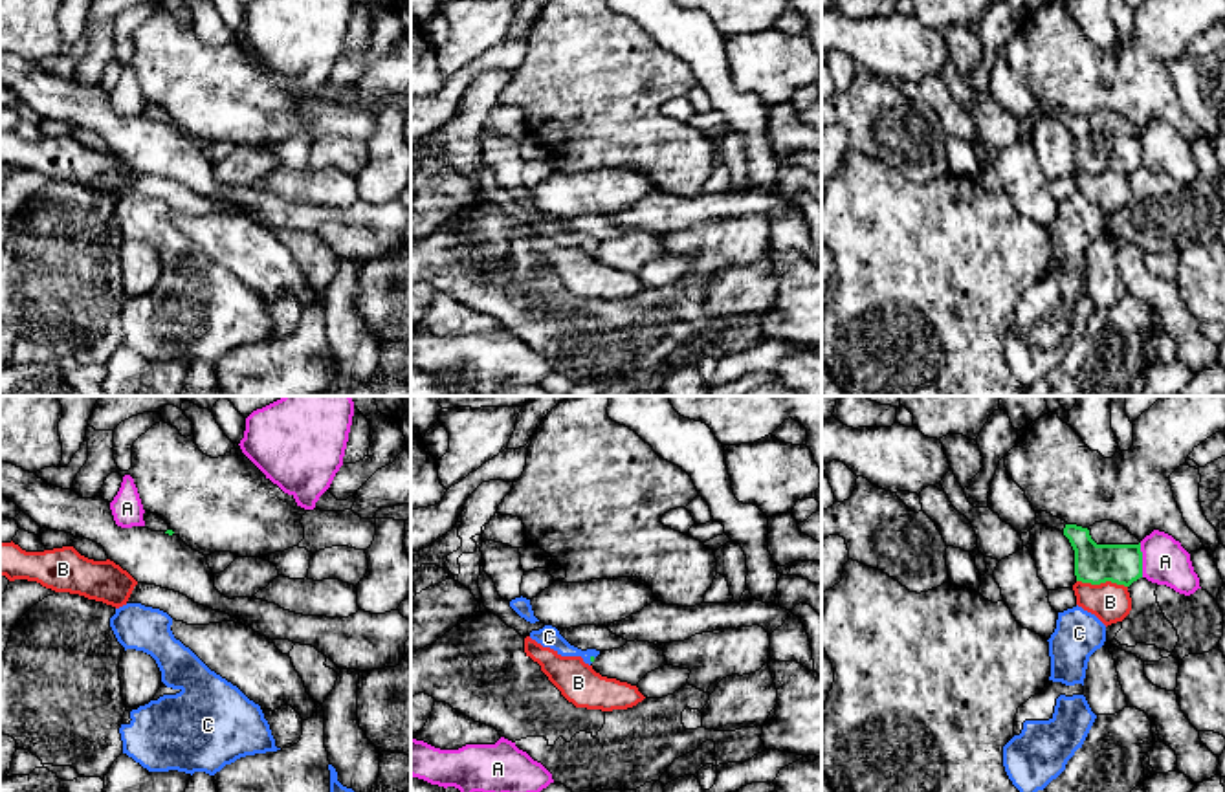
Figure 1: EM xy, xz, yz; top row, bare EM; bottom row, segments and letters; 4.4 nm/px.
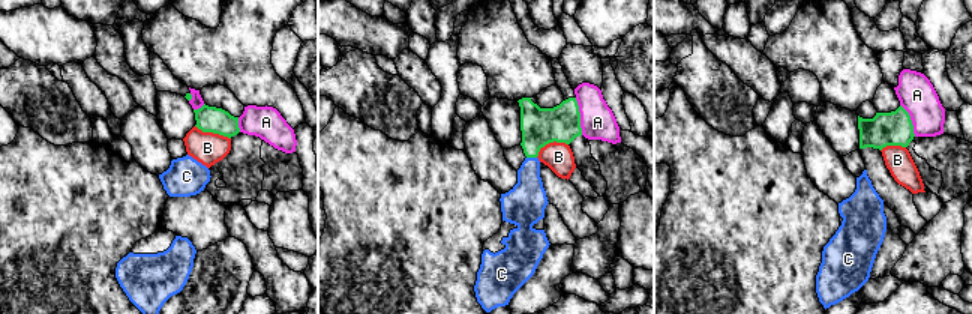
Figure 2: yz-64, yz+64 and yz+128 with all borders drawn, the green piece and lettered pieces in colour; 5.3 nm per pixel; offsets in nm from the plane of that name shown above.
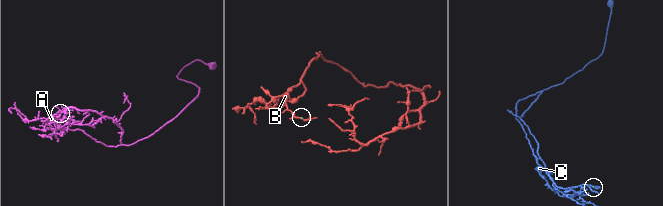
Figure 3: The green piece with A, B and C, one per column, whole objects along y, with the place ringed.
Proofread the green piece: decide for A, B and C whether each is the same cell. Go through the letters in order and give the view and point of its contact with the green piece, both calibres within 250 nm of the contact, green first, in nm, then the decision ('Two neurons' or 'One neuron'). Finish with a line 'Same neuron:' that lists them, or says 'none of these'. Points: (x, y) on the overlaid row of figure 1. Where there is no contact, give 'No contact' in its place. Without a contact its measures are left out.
A: Touches green at yz (1141, 560). Thickness 180 nm (green) against 200 nm. Two neurons
B: Touches green at yz (1103, 582). Thickness 180 nm (green) against 170 nm. Two neurons
C: Touches green at xz (591, 659). Thickness 20 nm (green) against 100 nm. One neuron
Same neuron: C

